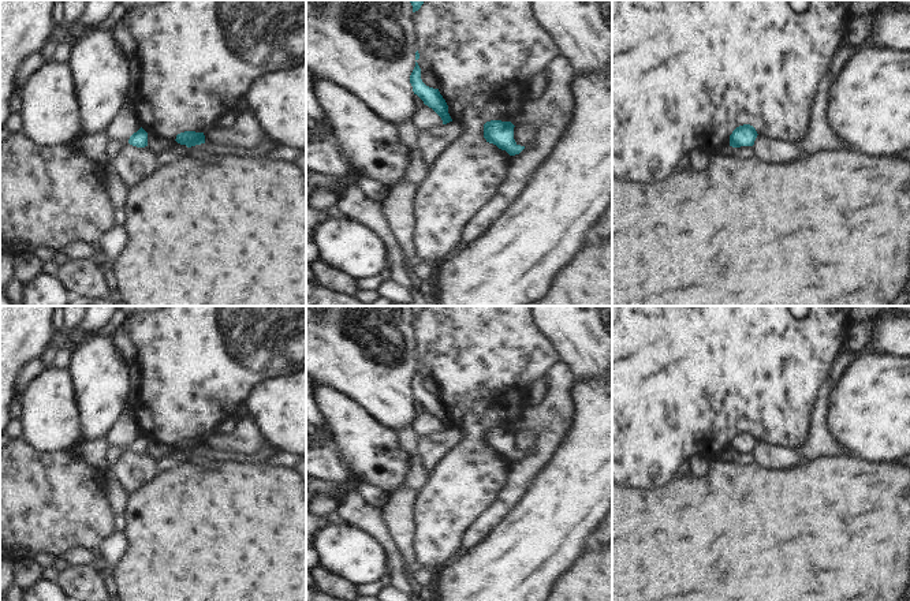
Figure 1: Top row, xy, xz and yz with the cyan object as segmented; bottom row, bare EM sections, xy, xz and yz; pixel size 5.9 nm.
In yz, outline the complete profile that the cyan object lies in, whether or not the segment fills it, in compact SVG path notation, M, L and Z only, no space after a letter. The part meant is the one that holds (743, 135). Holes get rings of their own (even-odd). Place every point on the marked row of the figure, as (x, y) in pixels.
M743 124L736 127L730 135L730 146L741 148L741 146L753 146L757 138L757 131L750 124Z

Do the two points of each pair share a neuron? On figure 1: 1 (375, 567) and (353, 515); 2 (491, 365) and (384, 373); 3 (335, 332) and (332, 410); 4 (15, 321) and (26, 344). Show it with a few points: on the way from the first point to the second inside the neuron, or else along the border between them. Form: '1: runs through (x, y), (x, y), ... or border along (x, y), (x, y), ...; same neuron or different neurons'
1: border along (346, 523), (366, 532), (383, 549); different neurons
2: border along (411, 324), (417, 355); different neurons
3: border along (320, 383), (351, 398), (361, 407); different neurons
4: runs through (15, 327), (15, 333), (21, 339); same neuron

